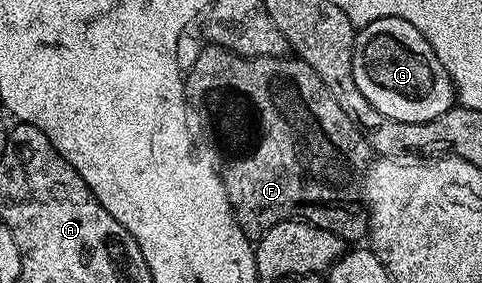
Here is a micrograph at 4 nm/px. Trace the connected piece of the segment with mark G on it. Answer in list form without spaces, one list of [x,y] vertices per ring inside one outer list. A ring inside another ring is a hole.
[[[400,18],[373,20],[356,33],[353,44],[353,80],[361,88],[365,100],[381,112],[402,122],[428,122],[456,105],[455,84],[445,72],[437,52],[429,48],[429,40]]]

